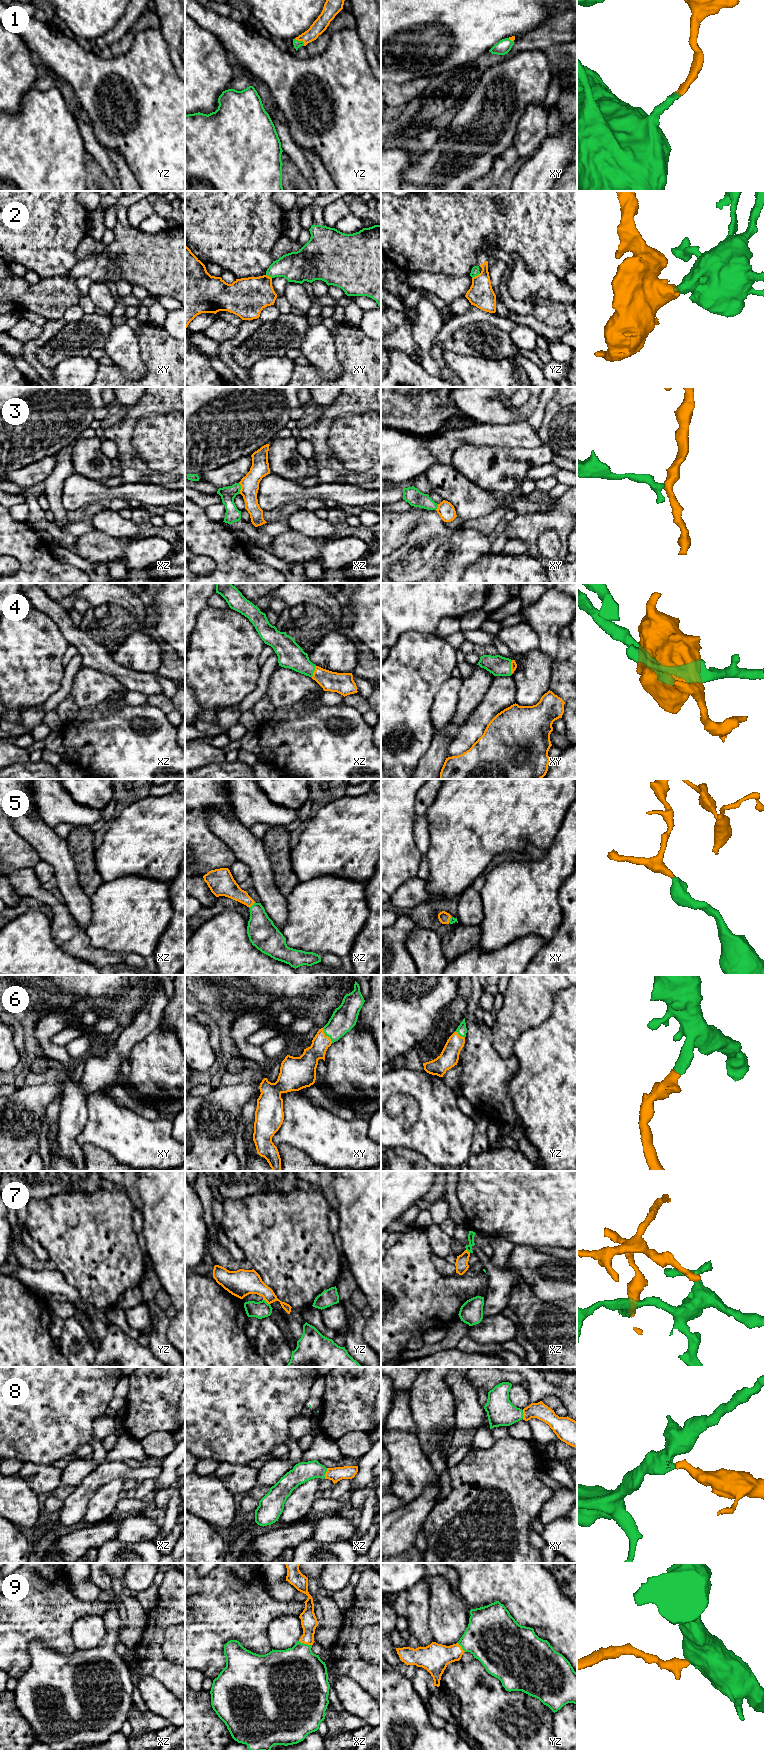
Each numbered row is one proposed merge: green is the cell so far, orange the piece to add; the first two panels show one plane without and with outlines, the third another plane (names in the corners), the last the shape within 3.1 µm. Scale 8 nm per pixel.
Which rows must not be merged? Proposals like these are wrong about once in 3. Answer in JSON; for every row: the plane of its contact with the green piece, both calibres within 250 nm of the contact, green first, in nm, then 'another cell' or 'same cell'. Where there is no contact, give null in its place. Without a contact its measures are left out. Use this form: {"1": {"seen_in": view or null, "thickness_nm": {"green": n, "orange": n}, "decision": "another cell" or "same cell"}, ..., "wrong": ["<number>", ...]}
{"1": {"seen_in": "yz", "thickness_nm": {"green": 60, "orange": 110}, "decision": "same cell"}, "2": {"seen_in": "yz", "thickness_nm": {"green": 70, "orange": 200}, "decision": "another cell"}, "3": {"seen_in": "xz", "thickness_nm": {"green": 120, "orange": 140}, "decision": "another cell"}, "4": {"seen_in": "xy", "thickness_nm": {"green": 160, "orange": 50}, "decision": "same cell"}, "5": {"seen_in": "xz", "thickness_nm": {"green": 240, "orange": 150}, "decision": "same cell"}, "6": {"seen_in": "xy", "thickness_nm": {"green": 200, "orange": 150}, "decision": "same cell"}, "7": {"seen_in": "yz", "thickness_nm": {"green": 140, "orange": 220}, "decision": "another cell"}, "8": {"seen_in": "xz", "thickness_nm": {"green": 160, "orange": 120}, "decision": "same cell"}, "9": {"seen_in": "xz", "thickness_nm": {"green": 420, "orange": 130}, "decision": "same cell"}, "wrong": ["2", "3", "7"]}

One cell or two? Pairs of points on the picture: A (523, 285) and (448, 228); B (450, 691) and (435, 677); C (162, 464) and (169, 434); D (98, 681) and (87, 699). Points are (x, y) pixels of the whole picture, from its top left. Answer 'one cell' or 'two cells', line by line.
A: two cells
B: two cells
C: one cell
D: one cell

